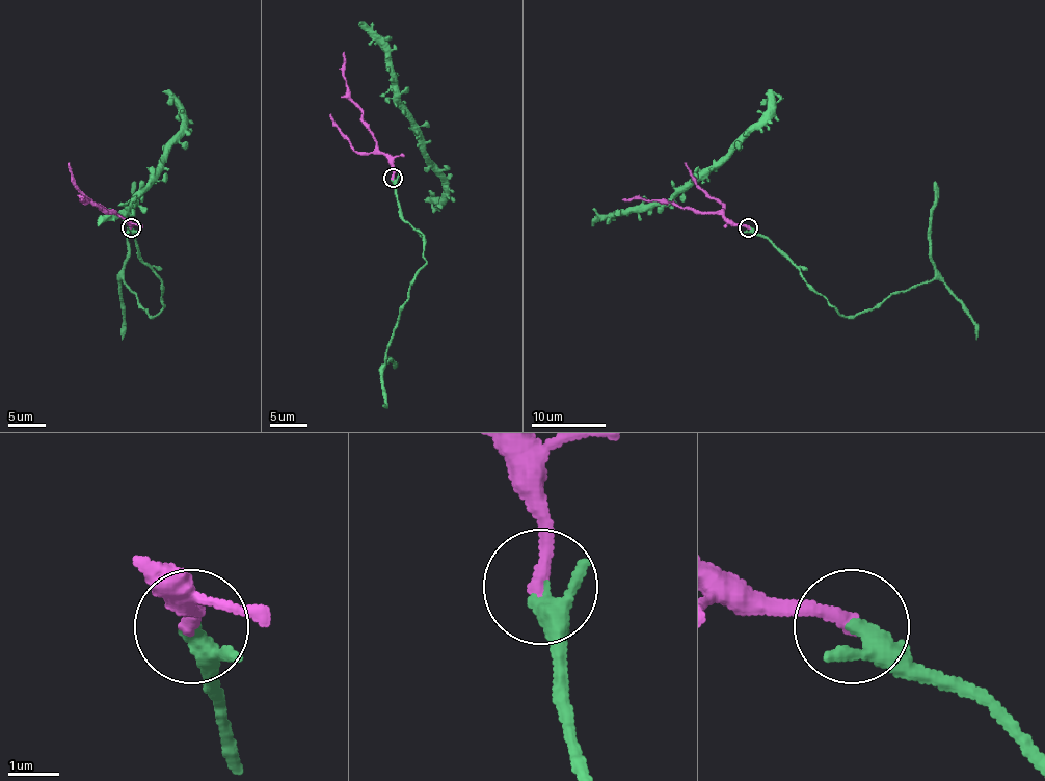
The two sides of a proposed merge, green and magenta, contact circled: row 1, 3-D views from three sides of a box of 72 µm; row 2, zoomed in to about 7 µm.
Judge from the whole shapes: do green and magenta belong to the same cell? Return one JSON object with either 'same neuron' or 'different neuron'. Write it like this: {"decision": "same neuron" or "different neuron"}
{"decision": "same neuron"}

